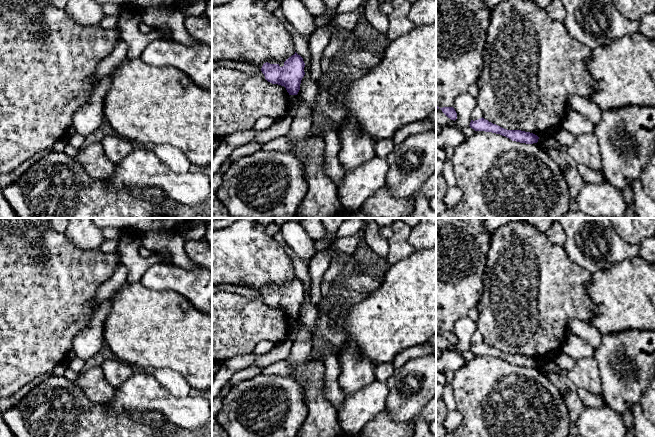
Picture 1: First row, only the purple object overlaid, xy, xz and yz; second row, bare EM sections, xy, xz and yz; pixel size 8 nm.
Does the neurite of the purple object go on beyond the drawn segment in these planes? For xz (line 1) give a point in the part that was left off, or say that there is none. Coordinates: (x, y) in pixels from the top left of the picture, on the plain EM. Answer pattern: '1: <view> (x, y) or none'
1: none

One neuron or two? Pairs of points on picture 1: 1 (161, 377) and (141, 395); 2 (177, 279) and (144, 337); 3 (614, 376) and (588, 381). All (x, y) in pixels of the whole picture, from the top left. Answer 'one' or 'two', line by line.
1: two
2: two
3: two

